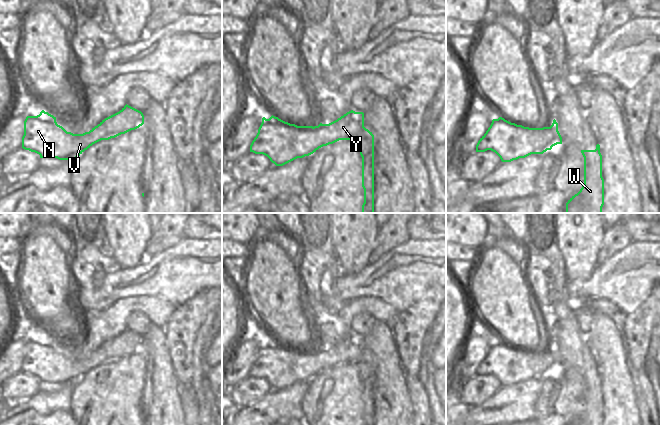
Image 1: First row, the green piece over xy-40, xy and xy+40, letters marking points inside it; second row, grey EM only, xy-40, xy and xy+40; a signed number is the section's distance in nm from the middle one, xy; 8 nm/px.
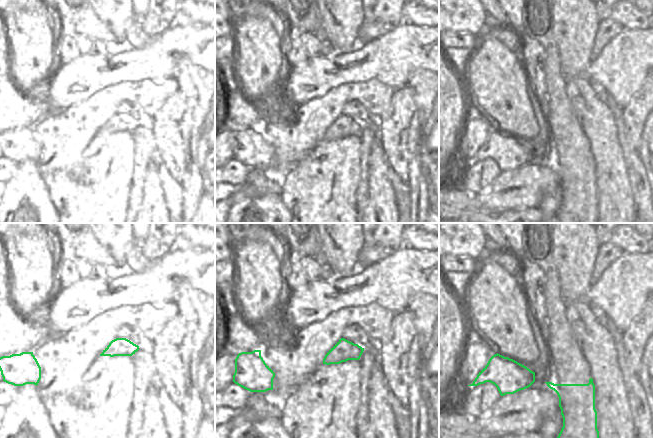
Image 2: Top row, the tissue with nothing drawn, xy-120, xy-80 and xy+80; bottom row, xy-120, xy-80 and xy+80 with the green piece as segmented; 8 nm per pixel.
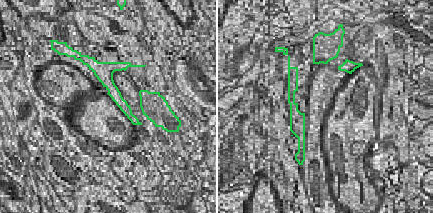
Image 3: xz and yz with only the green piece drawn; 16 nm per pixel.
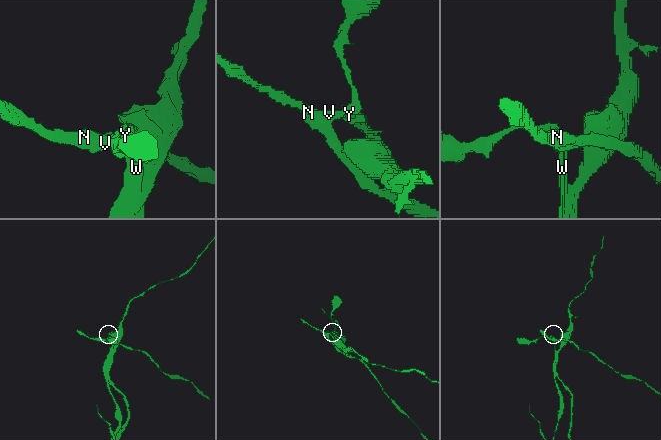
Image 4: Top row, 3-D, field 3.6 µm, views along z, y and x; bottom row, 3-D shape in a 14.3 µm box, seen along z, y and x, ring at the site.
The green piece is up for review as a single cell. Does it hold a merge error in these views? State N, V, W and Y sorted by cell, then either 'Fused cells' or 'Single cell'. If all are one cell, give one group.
Groups: N V Y / W. Fused cells.

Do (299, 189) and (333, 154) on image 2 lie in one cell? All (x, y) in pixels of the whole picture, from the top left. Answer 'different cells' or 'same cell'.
same cell

